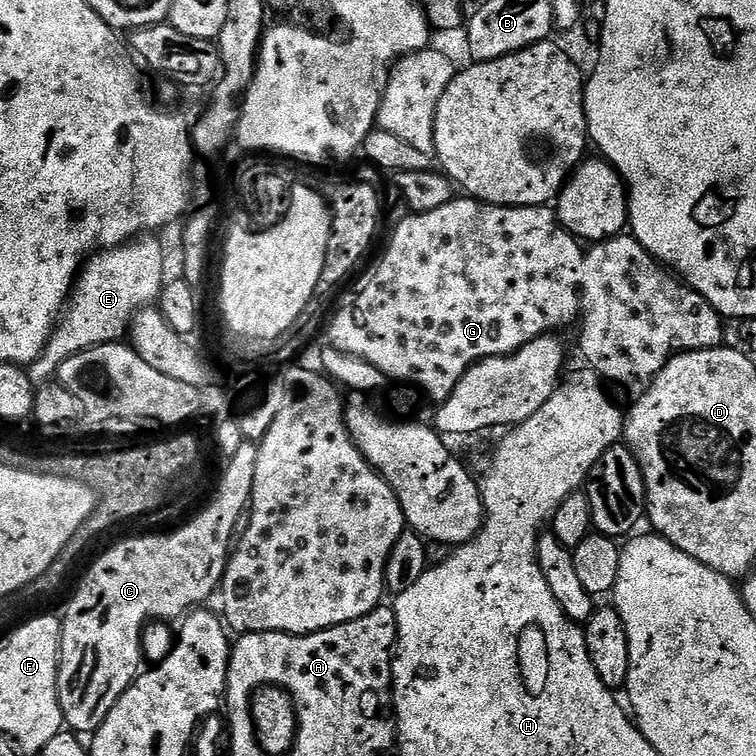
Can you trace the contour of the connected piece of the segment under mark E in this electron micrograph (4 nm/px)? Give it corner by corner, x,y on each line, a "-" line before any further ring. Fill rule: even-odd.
145,234
118,248
97,251
83,265
72,289
70,303
62,319
52,329
52,337
44,353
26,371
33,385
44,386
56,371
74,354
99,344
115,344
129,331
133,316
142,308
155,305
164,288
162,246
155,235

